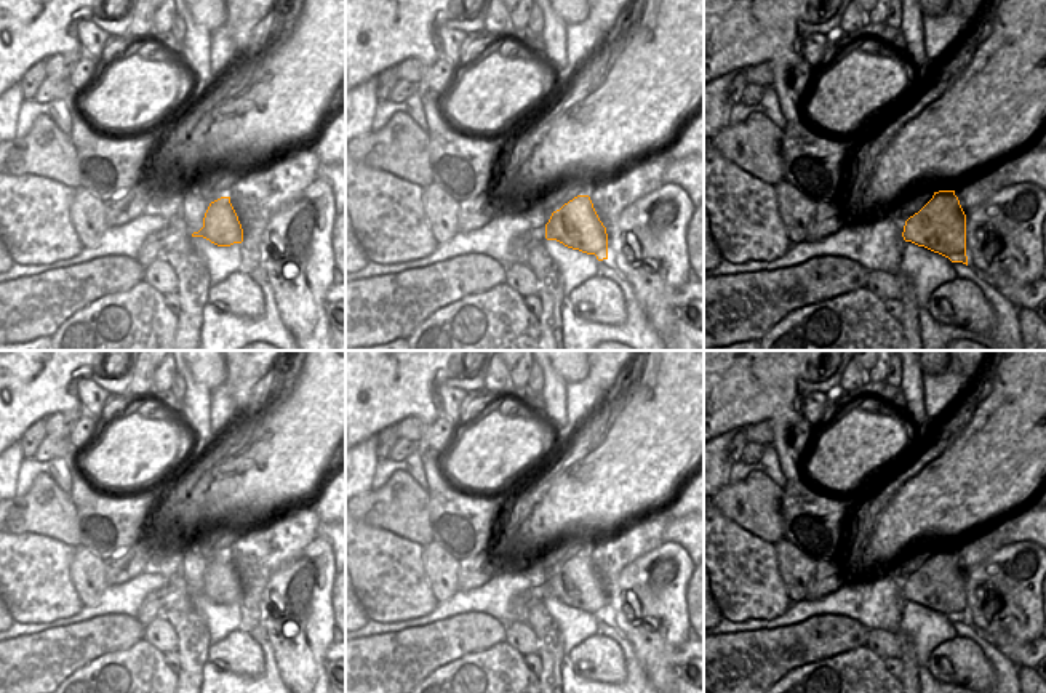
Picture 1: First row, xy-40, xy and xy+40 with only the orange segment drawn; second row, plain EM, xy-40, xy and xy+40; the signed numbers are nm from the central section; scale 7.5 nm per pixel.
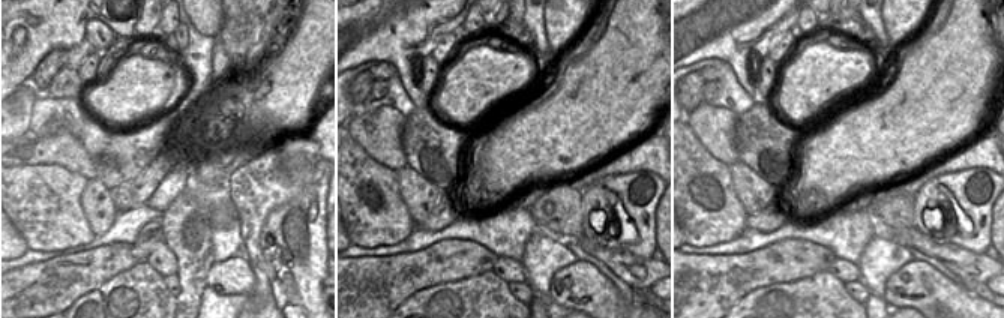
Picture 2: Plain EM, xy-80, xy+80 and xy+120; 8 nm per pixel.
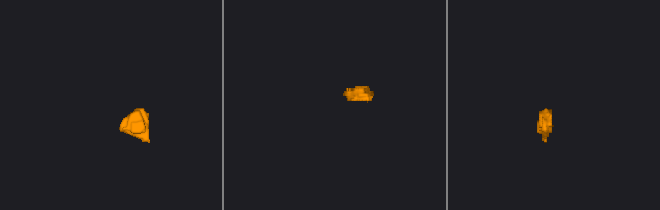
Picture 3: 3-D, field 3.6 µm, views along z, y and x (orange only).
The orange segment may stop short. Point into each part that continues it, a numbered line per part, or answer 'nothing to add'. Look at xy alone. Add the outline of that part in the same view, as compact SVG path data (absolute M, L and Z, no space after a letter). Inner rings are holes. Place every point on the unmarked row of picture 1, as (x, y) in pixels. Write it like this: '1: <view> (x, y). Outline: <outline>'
1: xy (538, 594). Outline: M545 584L542 587L534 587L528 592L515 595L513 607L529 608L534 602L544 602L544 599L545 599Z

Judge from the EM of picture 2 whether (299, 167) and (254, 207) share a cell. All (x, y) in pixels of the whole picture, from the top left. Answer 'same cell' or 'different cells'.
same cell

